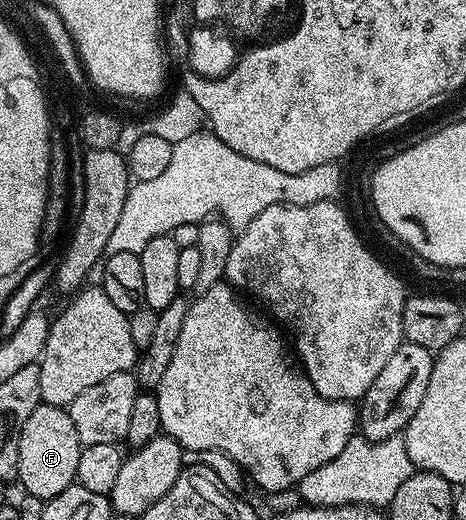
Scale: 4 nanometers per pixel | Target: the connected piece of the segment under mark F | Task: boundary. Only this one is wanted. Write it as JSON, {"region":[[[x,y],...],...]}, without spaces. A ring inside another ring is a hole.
{"region":[[[40,402],[37,410],[25,418],[25,426],[21,426],[21,466],[19,467],[18,483],[23,484],[22,491],[29,496],[36,496],[43,501],[53,499],[61,490],[76,483],[77,458],[81,458],[85,445],[77,438],[77,430],[73,427],[73,418],[66,408],[58,408],[52,404]]]}

